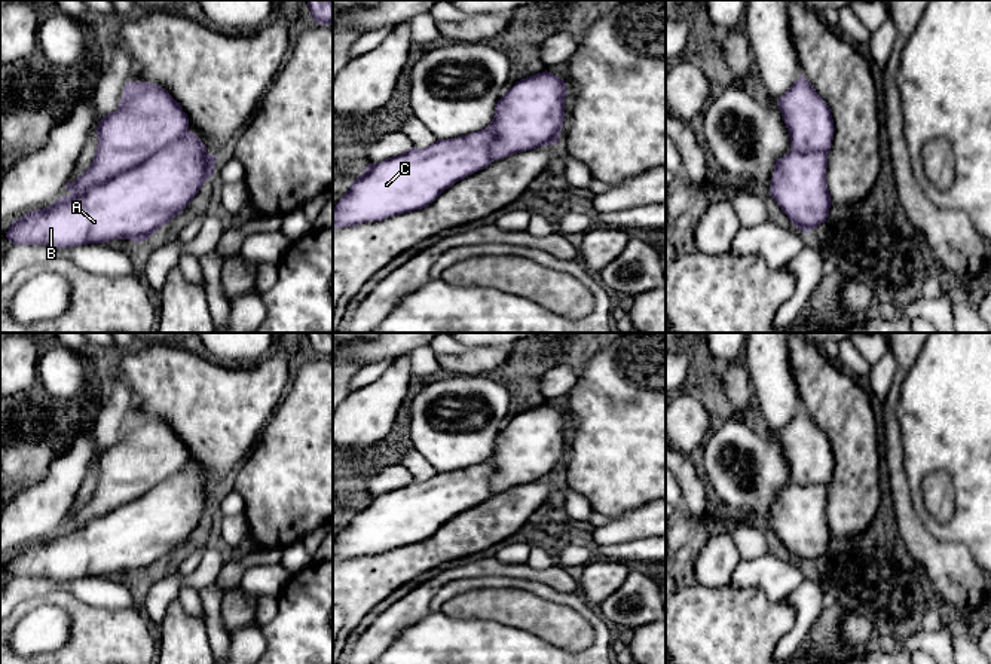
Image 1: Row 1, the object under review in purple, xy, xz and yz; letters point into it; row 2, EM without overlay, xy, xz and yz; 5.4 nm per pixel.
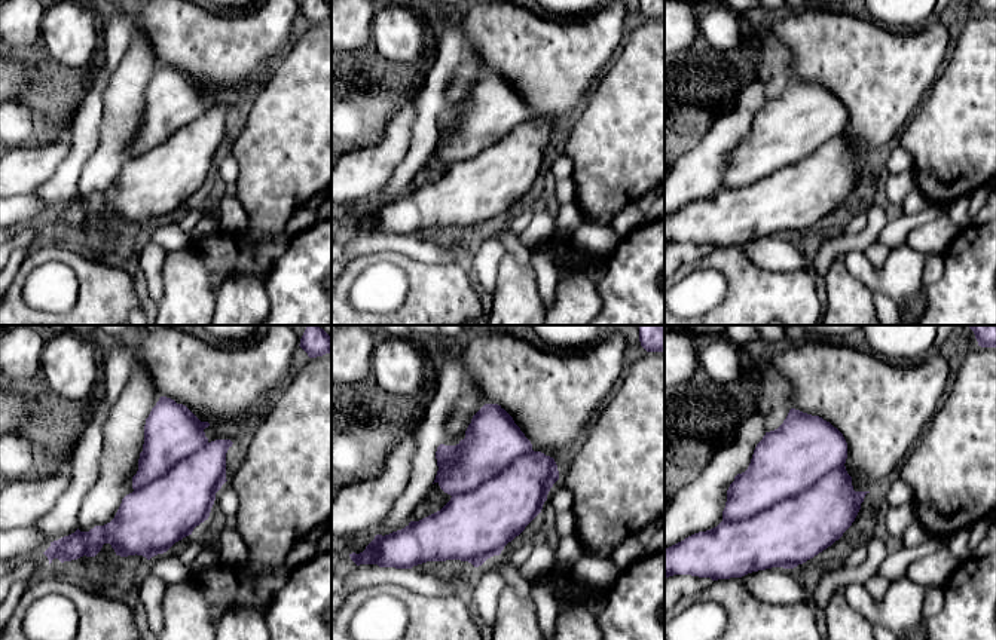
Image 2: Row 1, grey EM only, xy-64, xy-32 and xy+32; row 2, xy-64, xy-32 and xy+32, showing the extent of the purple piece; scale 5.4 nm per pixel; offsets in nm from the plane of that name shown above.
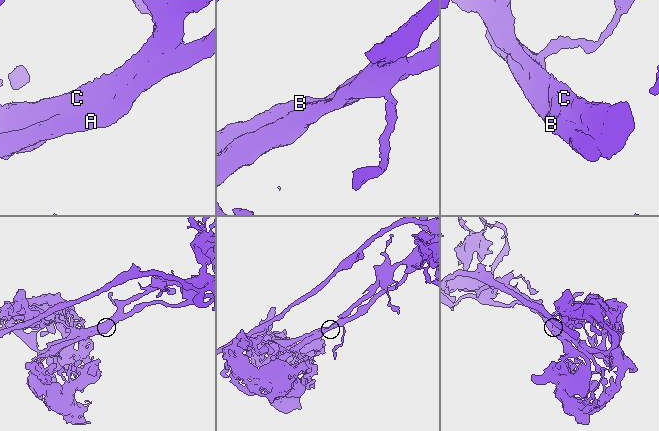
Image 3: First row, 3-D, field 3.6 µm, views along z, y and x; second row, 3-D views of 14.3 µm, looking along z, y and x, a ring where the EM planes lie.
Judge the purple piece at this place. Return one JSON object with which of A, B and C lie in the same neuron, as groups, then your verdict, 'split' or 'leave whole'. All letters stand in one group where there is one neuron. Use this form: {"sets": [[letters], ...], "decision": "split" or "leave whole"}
{"sets": [["A", "B"], ["C"]], "decision": "split"}

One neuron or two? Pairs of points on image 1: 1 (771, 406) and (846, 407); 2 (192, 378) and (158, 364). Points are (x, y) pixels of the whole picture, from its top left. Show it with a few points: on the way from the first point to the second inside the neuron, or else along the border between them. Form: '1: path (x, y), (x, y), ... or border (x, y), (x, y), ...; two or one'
1: border (792, 372), (797, 394), (804, 407); two
2: path (183, 378), (171, 378), (167, 373); one

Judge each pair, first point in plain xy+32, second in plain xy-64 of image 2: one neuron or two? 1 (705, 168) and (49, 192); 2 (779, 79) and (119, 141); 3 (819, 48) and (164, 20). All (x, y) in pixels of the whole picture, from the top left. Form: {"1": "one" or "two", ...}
{"1": "two", "2": "two", "3": "one"}

